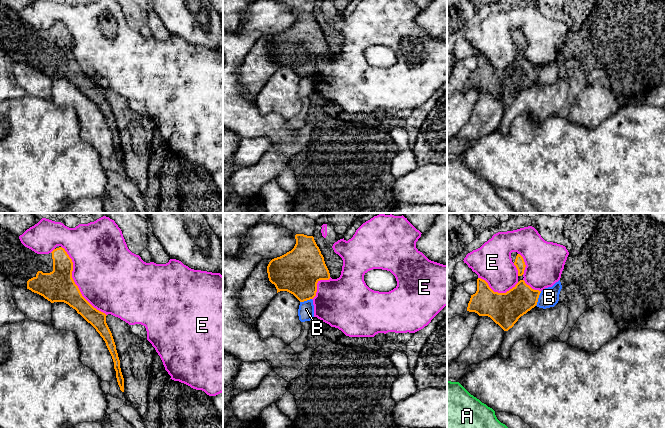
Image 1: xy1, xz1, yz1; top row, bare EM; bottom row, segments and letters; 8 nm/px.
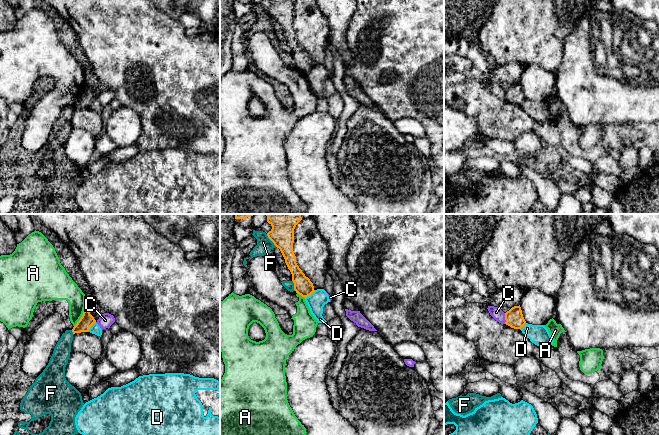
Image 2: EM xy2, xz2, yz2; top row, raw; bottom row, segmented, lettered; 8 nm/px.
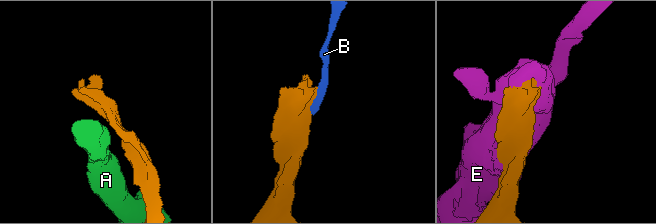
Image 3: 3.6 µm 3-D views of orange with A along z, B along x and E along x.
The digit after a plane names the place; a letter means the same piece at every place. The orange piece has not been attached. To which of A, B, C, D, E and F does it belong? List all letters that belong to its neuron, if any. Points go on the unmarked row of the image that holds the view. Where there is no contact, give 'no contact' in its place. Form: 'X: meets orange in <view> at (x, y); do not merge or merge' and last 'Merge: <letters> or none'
A: meets orange in xy2 at (80, 94); do not merge
B: meets orange in yz1 at (538, 73); merge
C: meets orange in yz2 at (505, 94); do not merge
D: meets orange in xy2 at (90, 102); do not merge
E: meets orange in xy1 at (74, 59); do not merge
F: meets orange in xz2 at (270, 15); do not merge
Merge: B

